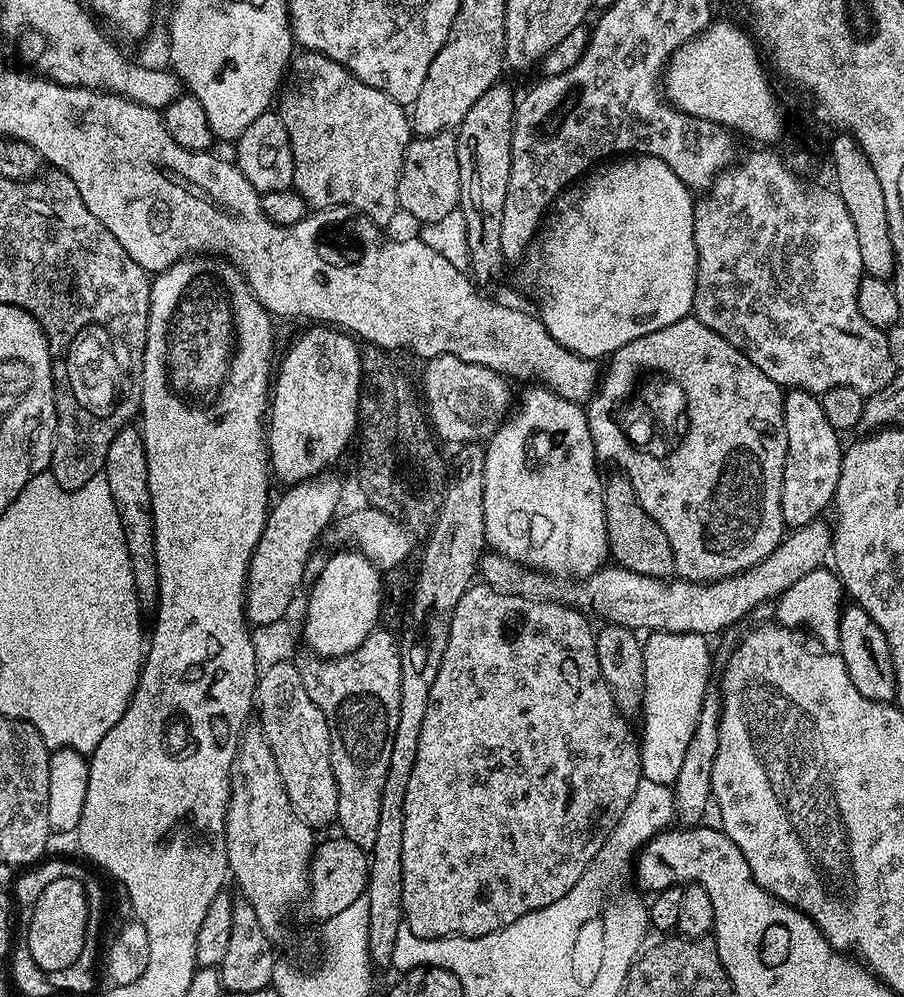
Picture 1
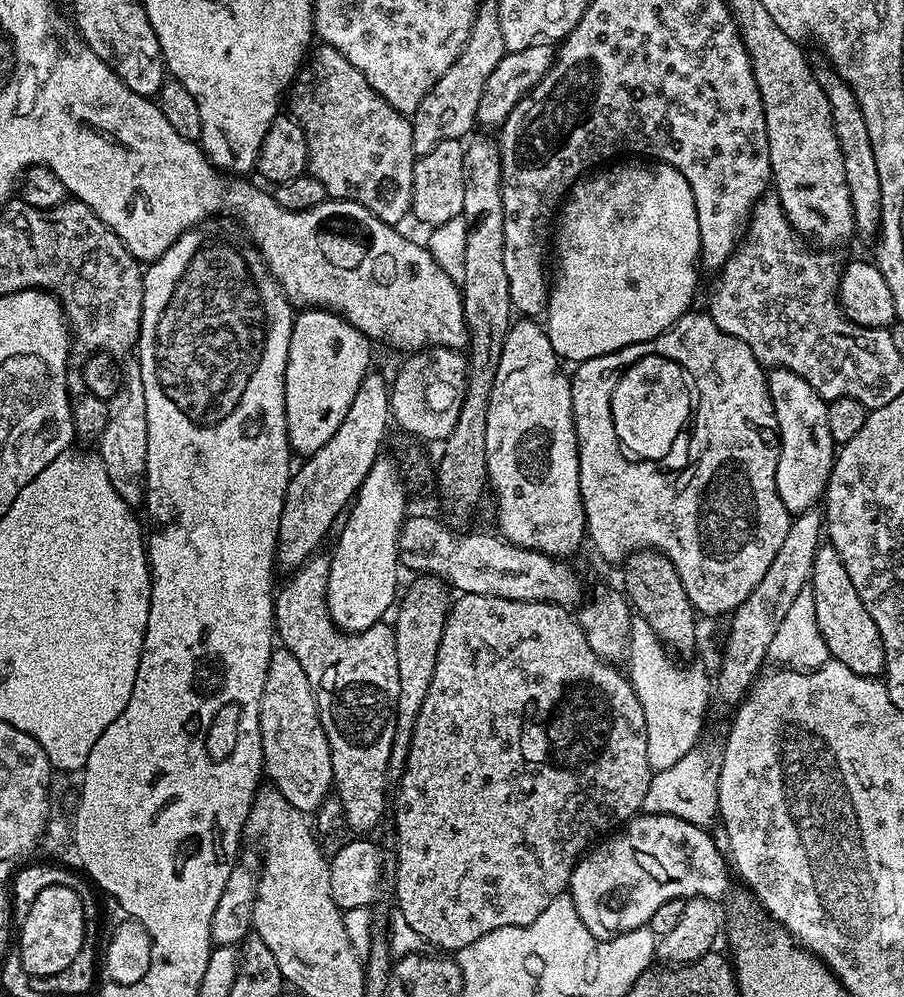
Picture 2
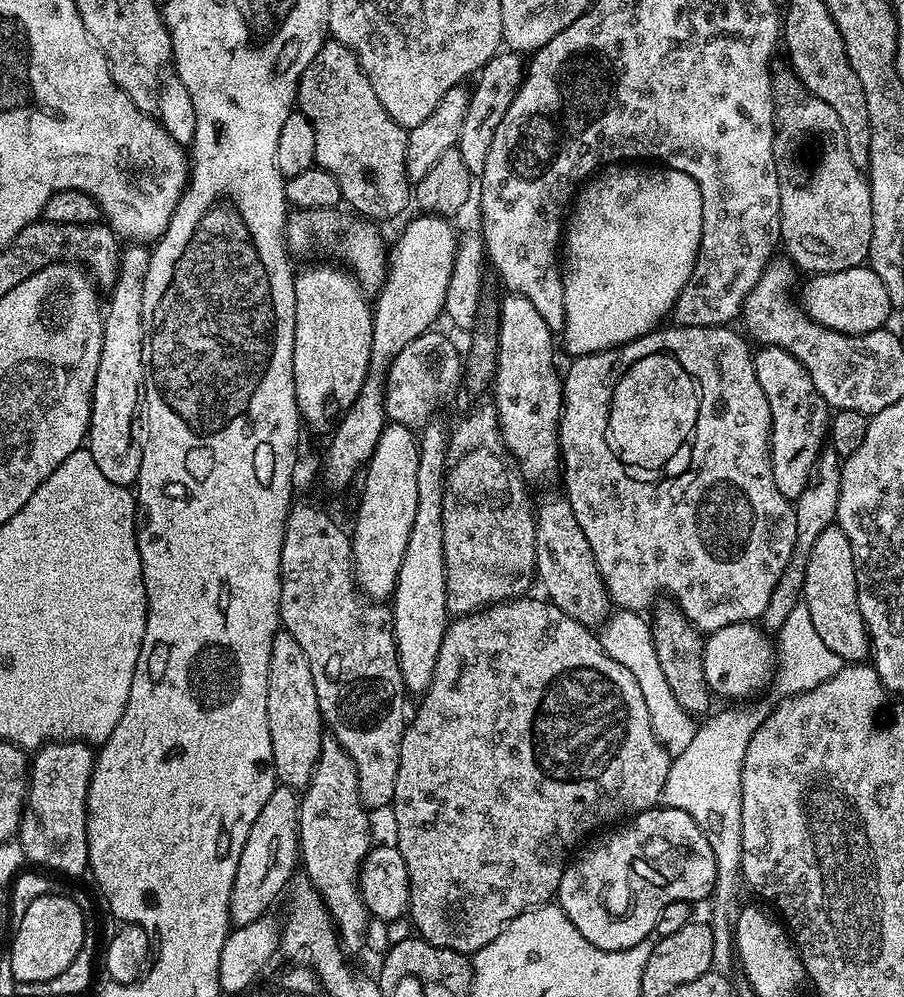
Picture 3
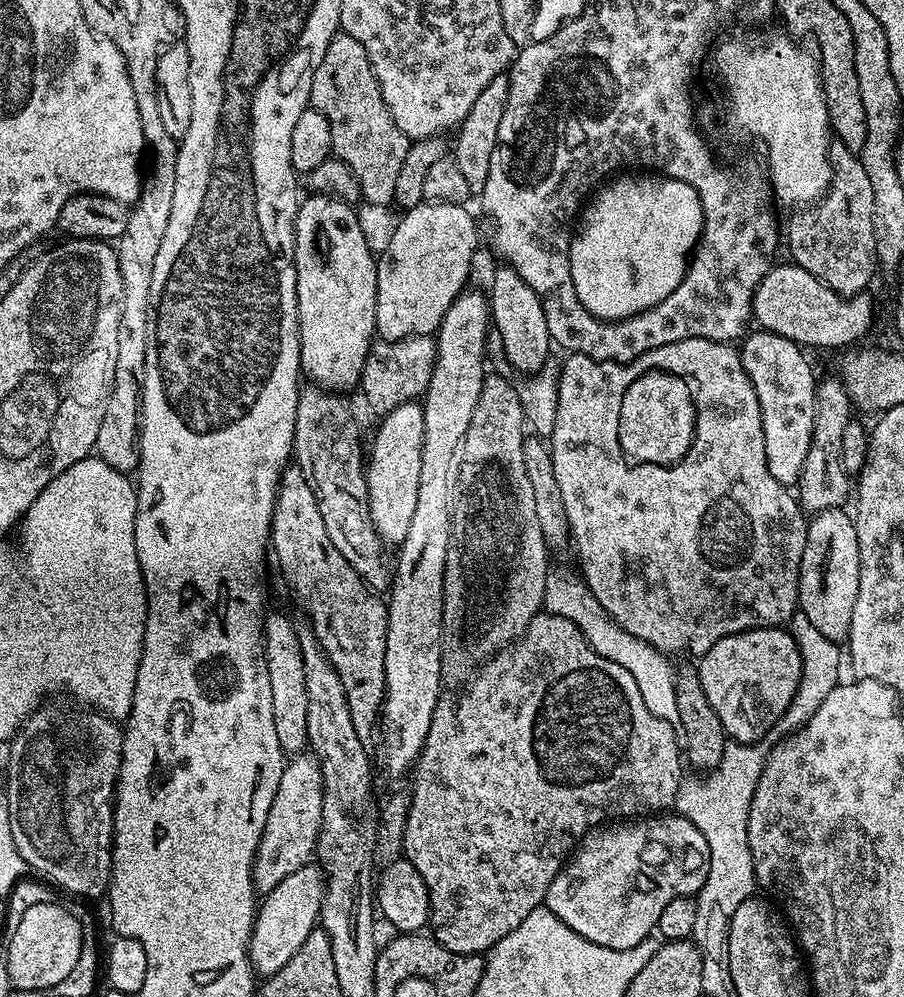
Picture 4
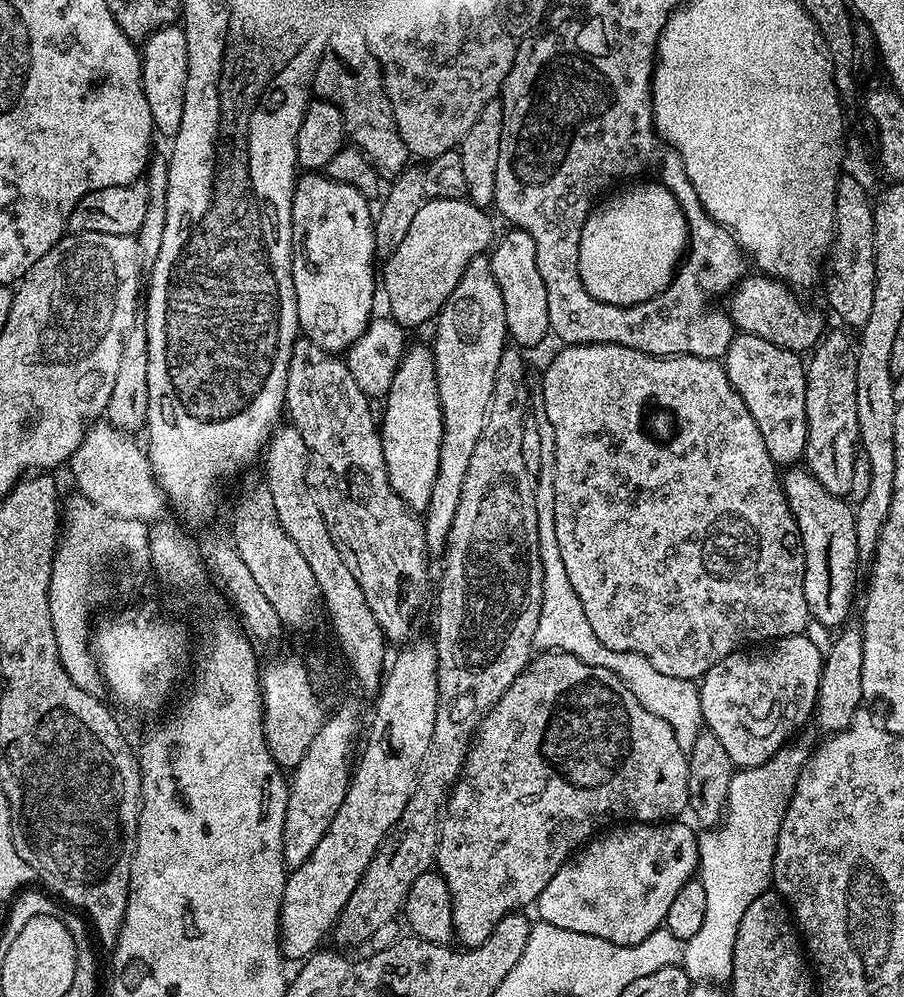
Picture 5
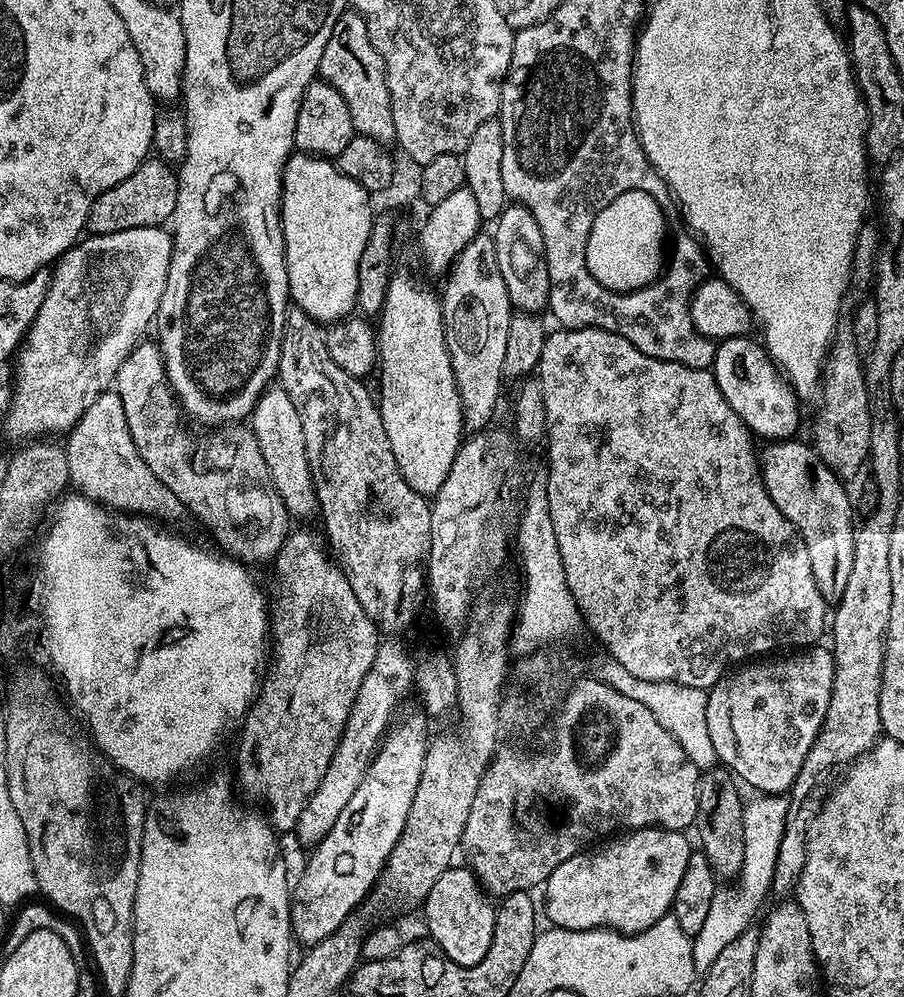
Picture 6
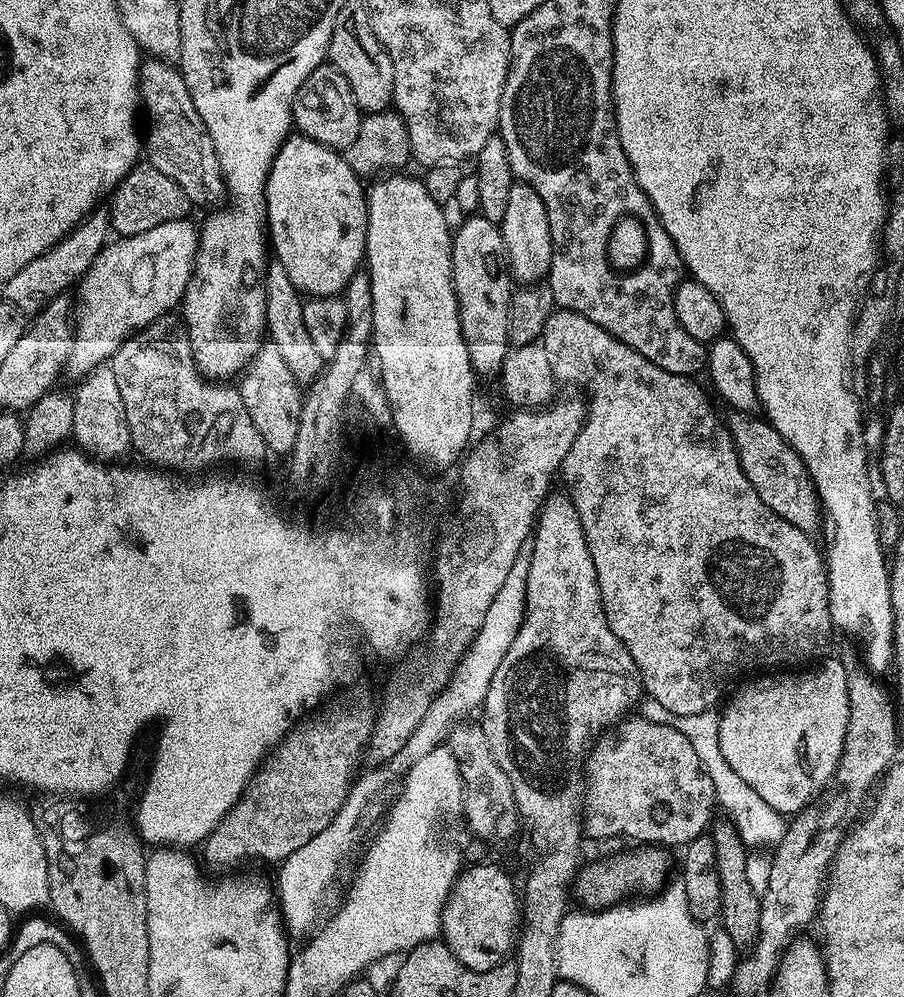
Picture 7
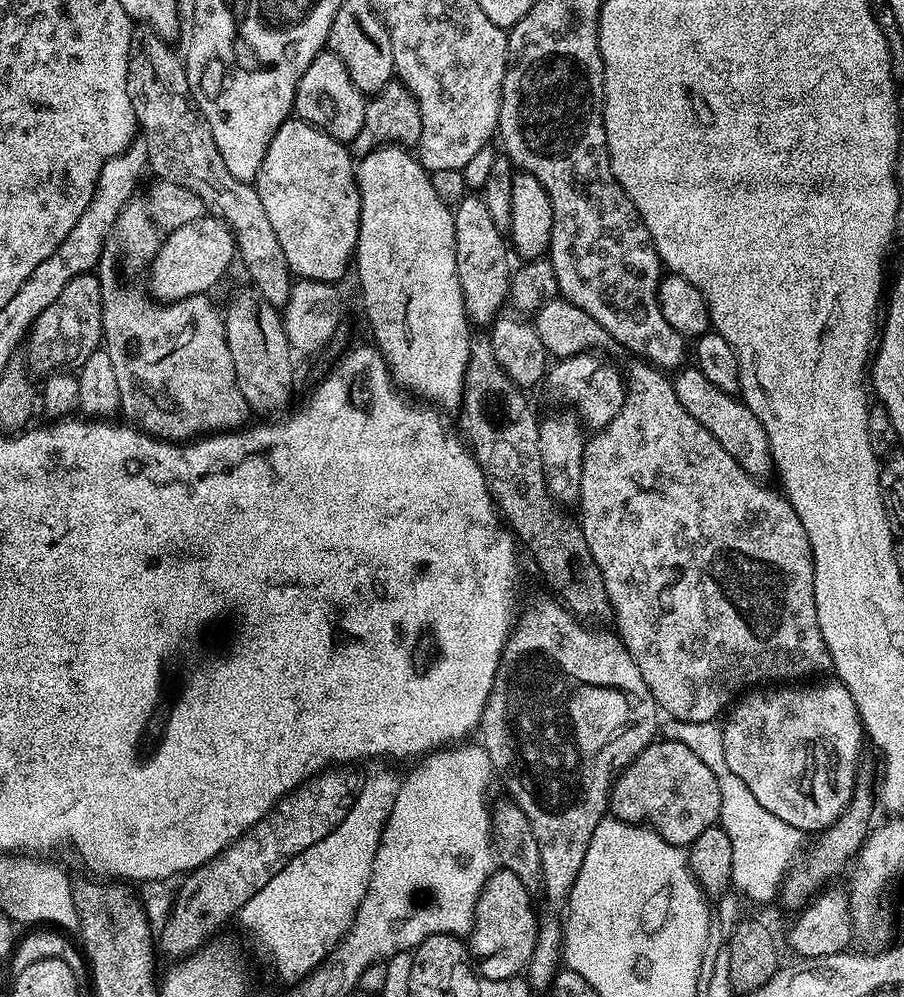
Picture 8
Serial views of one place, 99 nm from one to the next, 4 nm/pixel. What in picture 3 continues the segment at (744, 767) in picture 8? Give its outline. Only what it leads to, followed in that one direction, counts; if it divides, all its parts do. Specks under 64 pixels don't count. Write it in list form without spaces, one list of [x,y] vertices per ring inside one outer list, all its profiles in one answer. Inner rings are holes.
[[[755,623],[735,624],[734,626],[722,626],[722,630],[707,633],[704,641],[704,657],[702,658],[702,670],[706,670],[706,682],[708,691],[717,697],[725,696],[728,702],[744,702],[747,696],[752,696],[764,683],[769,683],[777,663],[776,650],[769,633],[763,627]]]

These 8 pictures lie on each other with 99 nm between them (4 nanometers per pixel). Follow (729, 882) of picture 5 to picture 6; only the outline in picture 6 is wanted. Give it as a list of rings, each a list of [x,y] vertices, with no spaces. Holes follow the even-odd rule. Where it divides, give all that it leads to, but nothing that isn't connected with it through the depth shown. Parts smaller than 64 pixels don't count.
[[[766,794],[749,799],[743,812],[743,870],[737,879],[736,892],[719,889],[710,904],[709,917],[696,937],[698,962],[702,968],[711,965],[726,946],[751,927],[751,920],[762,904],[762,898],[771,891],[774,866],[777,865],[778,847],[781,845],[784,823],[788,817],[788,801],[780,794]]]

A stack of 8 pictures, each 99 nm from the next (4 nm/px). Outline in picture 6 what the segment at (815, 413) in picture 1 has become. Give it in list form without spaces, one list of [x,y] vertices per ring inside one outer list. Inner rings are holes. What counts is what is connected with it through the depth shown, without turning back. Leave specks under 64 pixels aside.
[[[751,335],[719,341],[716,344],[716,360],[710,371],[716,377],[726,402],[730,402],[734,414],[742,418],[753,437],[760,439],[761,436],[761,441],[771,442],[786,440],[799,433],[796,431],[800,428],[801,401],[774,361],[768,357],[763,345]]]

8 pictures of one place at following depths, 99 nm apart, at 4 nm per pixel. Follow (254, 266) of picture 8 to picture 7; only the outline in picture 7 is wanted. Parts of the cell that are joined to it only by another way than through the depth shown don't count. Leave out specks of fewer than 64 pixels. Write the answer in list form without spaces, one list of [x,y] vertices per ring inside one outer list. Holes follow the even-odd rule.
[[[145,59],[140,65],[138,100],[152,119],[148,124],[148,136],[146,132],[147,163],[162,170],[166,178],[174,178],[193,205],[219,205],[219,200],[226,196],[226,177],[220,173],[212,139],[190,98],[179,67],[167,60]],[[272,262],[264,269],[264,289],[266,290],[266,320],[267,335],[271,343],[278,346],[283,361],[290,368],[290,374],[297,382],[307,386],[315,380],[318,373],[324,369],[325,360],[314,350],[314,342],[310,342],[310,334],[306,334],[306,322],[302,318],[304,300],[302,293],[290,282],[290,274],[281,264]]]

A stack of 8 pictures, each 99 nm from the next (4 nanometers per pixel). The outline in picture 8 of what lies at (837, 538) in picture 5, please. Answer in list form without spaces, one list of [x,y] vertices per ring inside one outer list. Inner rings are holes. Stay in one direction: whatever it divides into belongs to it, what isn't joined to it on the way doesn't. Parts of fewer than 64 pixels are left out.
[[[695,366],[681,367],[675,373],[672,385],[678,402],[682,402],[682,410],[686,410],[686,414],[690,414],[694,422],[706,426],[706,430],[714,434],[722,450],[726,450],[726,454],[730,454],[734,462],[738,462],[738,466],[746,470],[746,474],[750,474],[758,482],[765,479],[763,476],[773,475],[774,465],[766,430],[762,422],[758,422],[758,418],[754,418],[754,414],[744,405],[743,399],[714,386],[714,382],[710,382],[710,378],[706,378],[702,370]]]

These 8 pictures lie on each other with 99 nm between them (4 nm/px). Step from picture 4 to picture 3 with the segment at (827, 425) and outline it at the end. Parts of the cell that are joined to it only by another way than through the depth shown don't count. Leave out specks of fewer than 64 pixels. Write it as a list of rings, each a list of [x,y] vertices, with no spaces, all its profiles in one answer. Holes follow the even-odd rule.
[[[831,448],[823,449],[811,470],[810,478],[807,479],[806,488],[794,502],[796,551],[786,570],[783,571],[782,578],[774,588],[770,602],[767,603],[767,608],[761,616],[760,622],[765,631],[779,631],[783,622],[786,622],[787,615],[800,602],[804,589],[805,562],[808,552],[813,548],[814,542],[818,540],[822,531],[835,523],[838,493],[841,490],[841,463],[842,459],[835,451]]]

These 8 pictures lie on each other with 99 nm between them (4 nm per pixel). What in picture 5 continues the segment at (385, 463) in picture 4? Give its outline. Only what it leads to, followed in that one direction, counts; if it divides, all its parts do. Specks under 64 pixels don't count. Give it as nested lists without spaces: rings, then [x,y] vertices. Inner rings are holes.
[[[427,343],[416,344],[405,351],[400,365],[392,376],[392,385],[384,404],[384,420],[379,425],[382,454],[386,460],[386,474],[390,478],[393,492],[412,509],[420,514],[428,507],[430,490],[434,490],[434,478],[438,478],[438,454],[442,446],[442,406],[438,398],[436,367],[431,347]]]

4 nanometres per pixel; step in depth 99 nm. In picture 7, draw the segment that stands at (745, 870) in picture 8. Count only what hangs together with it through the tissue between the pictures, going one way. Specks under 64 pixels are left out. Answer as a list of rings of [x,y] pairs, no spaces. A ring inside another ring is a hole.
[[[644,698],[638,705],[638,712],[650,722],[670,724],[677,728],[688,739],[690,746],[694,746],[694,754],[698,754],[698,762],[702,762],[702,770],[710,774],[710,782],[714,782],[714,794],[719,811],[728,815],[725,816],[727,823],[734,825],[742,843],[752,850],[764,850],[762,848],[775,846],[780,841],[786,827],[785,817],[766,806],[766,802],[758,798],[758,793],[750,790],[750,786],[746,786],[746,782],[742,782],[742,778],[738,778],[738,774],[730,770],[730,762],[726,762],[726,757],[722,755],[722,746],[718,742],[720,717],[715,711],[705,710],[689,716],[675,716],[657,700]]]

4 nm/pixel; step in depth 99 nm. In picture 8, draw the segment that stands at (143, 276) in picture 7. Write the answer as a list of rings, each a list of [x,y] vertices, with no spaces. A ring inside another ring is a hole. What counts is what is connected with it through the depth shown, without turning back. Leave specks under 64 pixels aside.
[[[211,214],[201,220],[186,222],[186,226],[171,229],[163,237],[158,254],[150,265],[150,292],[157,301],[171,302],[203,296],[228,272],[228,267],[238,256],[236,237],[231,228]]]

